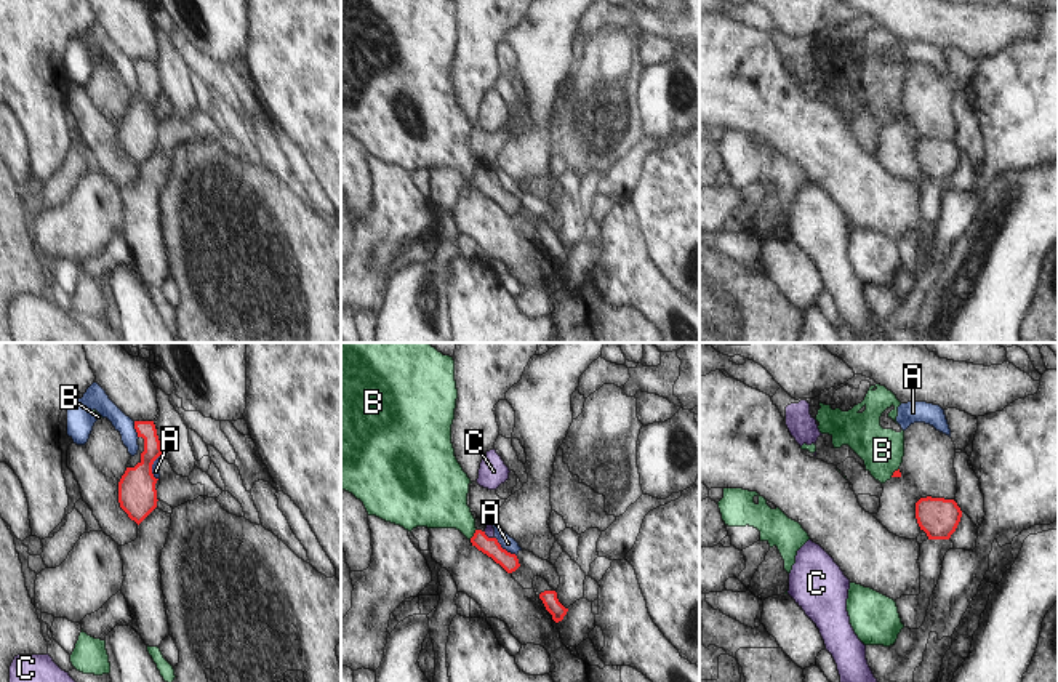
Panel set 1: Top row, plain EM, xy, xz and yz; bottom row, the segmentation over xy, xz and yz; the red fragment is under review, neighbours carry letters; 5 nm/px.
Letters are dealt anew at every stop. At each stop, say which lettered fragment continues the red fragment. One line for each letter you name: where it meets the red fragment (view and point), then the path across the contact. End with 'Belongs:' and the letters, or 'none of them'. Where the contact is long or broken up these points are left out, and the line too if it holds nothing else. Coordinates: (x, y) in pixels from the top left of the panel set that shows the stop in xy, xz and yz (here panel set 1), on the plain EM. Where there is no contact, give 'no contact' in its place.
C: xz (487, 178) | across xz (490, 188), (487, 178), (490, 173)
Belongs: C

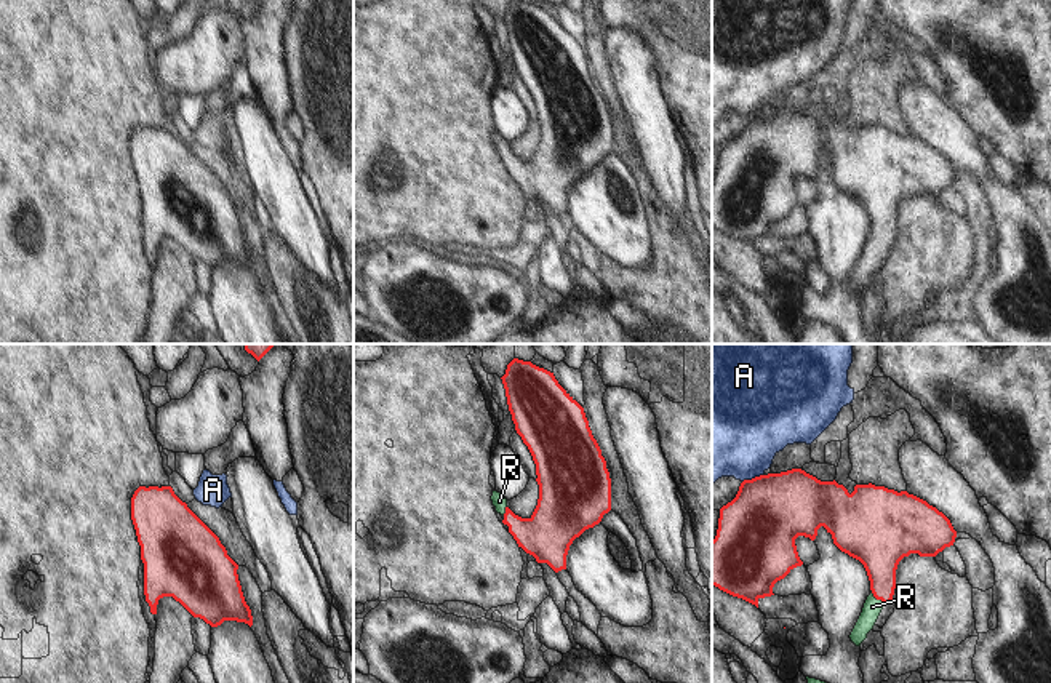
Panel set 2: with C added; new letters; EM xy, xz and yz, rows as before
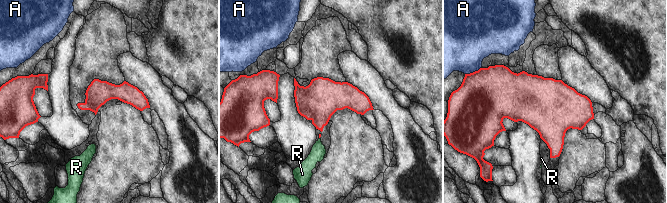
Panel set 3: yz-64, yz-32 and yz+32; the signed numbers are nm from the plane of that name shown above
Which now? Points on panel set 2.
R: yz (875, 239) | across yz (880, 189), (875, 239), (872, 248)
Belongs: R

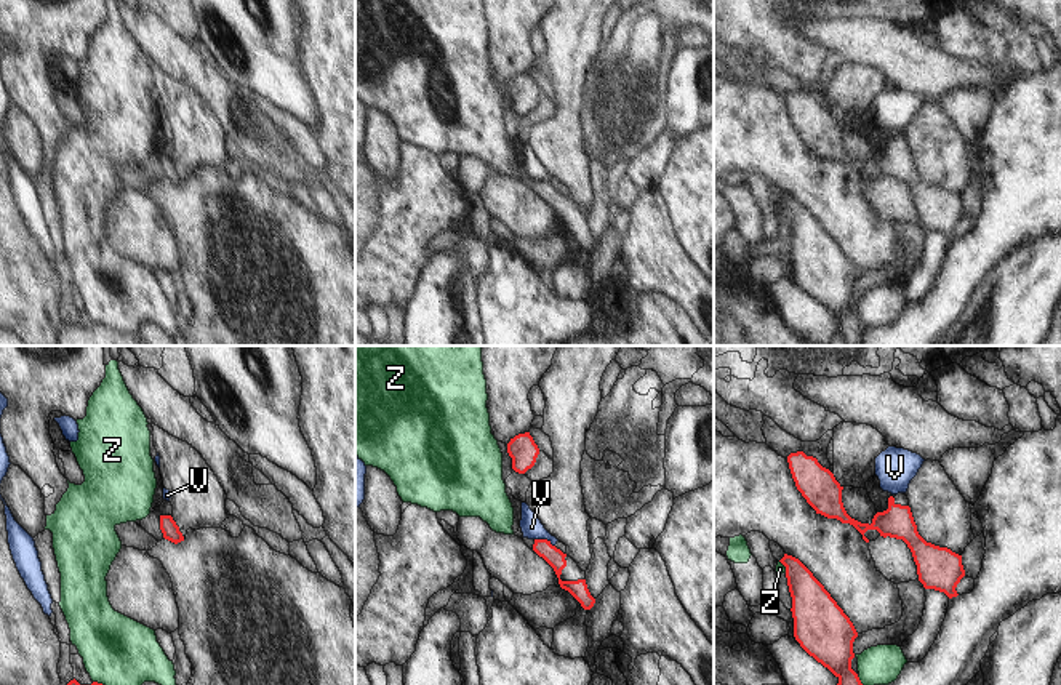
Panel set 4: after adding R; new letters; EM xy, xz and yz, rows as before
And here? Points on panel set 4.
Belongs: none of them

